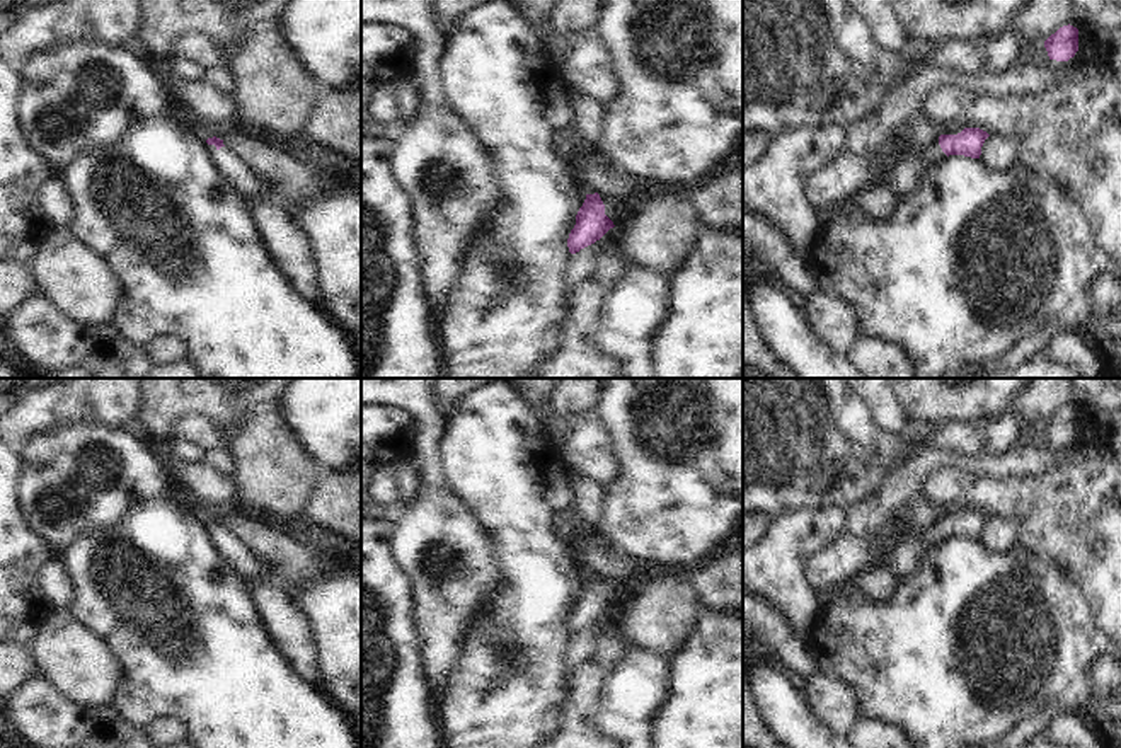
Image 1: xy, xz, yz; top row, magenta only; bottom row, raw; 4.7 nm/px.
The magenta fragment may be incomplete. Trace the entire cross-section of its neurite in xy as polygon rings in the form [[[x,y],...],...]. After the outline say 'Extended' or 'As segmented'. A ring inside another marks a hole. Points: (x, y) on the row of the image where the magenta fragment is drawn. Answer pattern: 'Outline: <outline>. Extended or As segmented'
Outline: [[[213,136],[208,138],[206,143],[220,174],[247,204],[252,198],[267,198],[274,194],[245,162],[223,145],[223,140]]]. Extended

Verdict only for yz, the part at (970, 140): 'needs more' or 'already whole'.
needs more

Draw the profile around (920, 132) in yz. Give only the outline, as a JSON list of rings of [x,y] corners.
[[[915,118],[898,129],[898,136],[913,150],[925,150],[930,143],[939,141],[940,135],[927,118]]]

